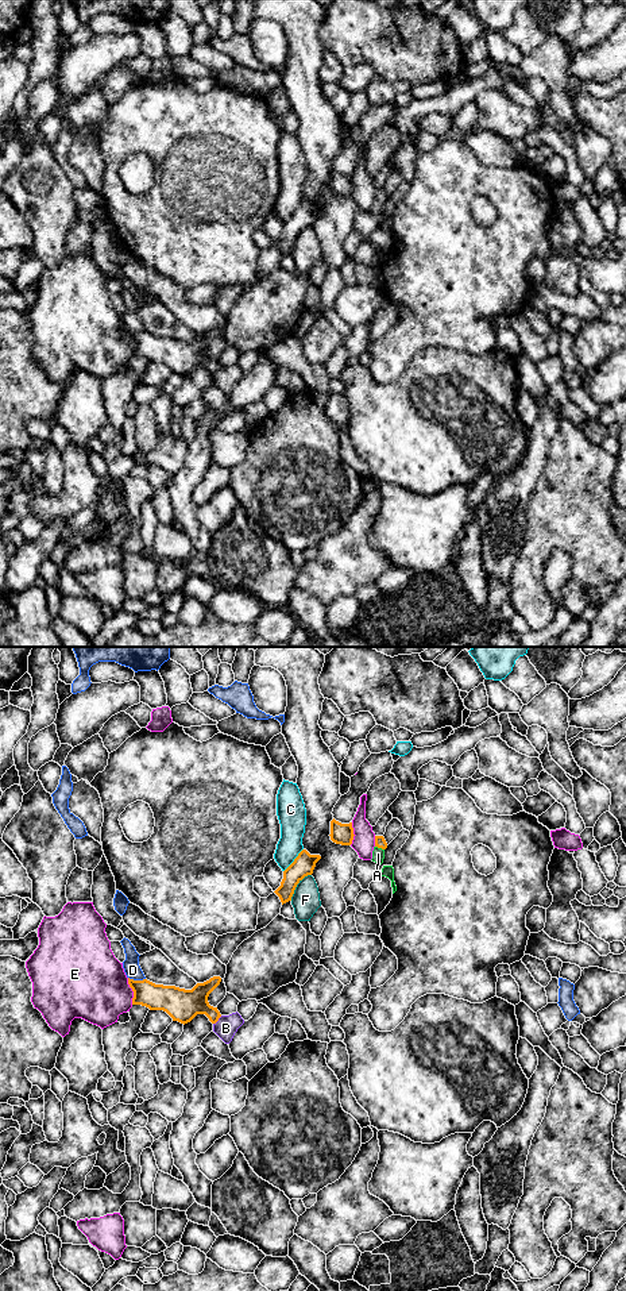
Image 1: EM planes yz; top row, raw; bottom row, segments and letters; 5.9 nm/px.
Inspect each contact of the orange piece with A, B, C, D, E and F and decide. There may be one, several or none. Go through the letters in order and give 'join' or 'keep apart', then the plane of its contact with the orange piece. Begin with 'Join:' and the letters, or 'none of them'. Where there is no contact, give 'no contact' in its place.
Join: A
A: join; contact in yz
B: keep apart; contact in yz
C: keep apart; contact in yz
D: keep apart; contact in yz
E: keep apart; contact in yz
F: keep apart; contact in yz

